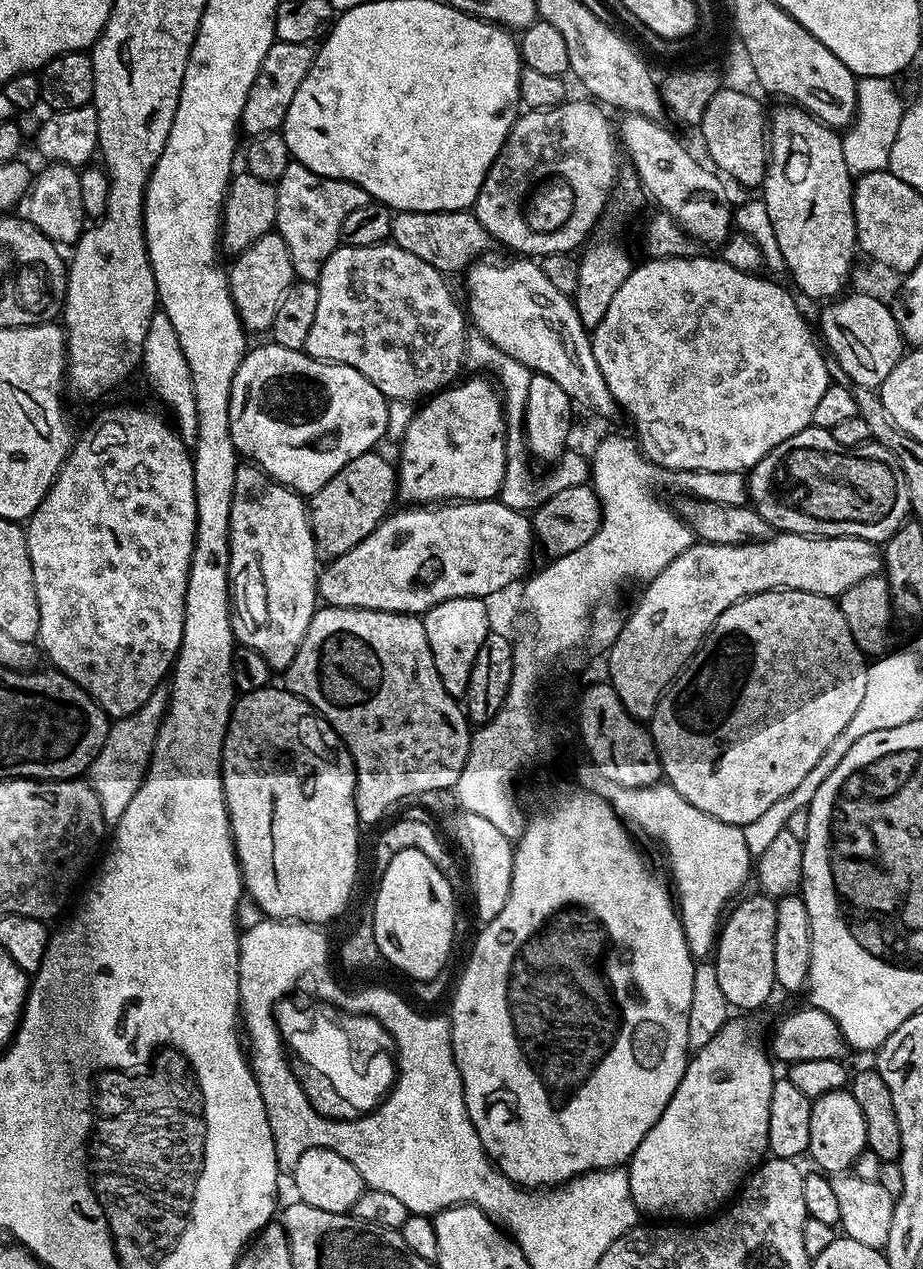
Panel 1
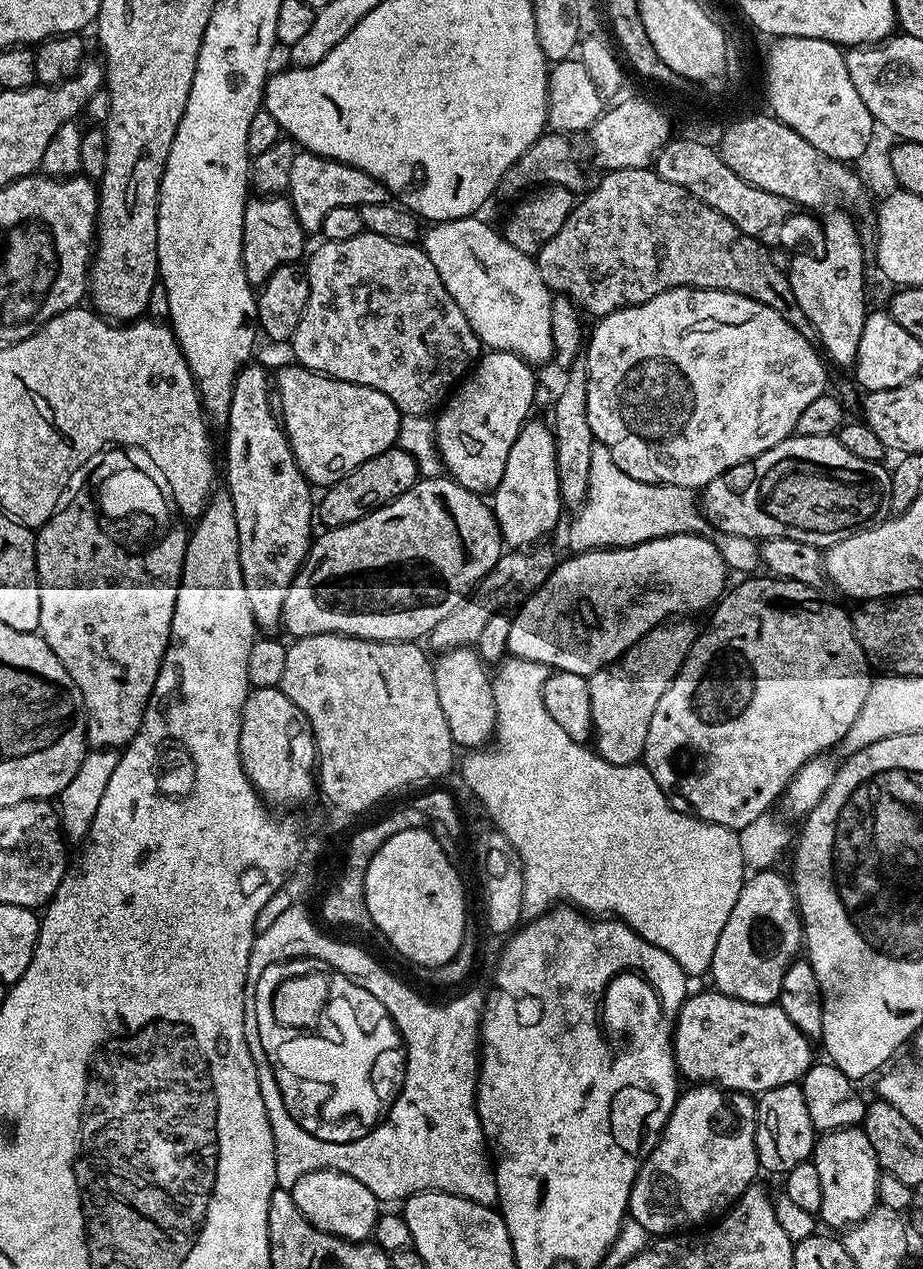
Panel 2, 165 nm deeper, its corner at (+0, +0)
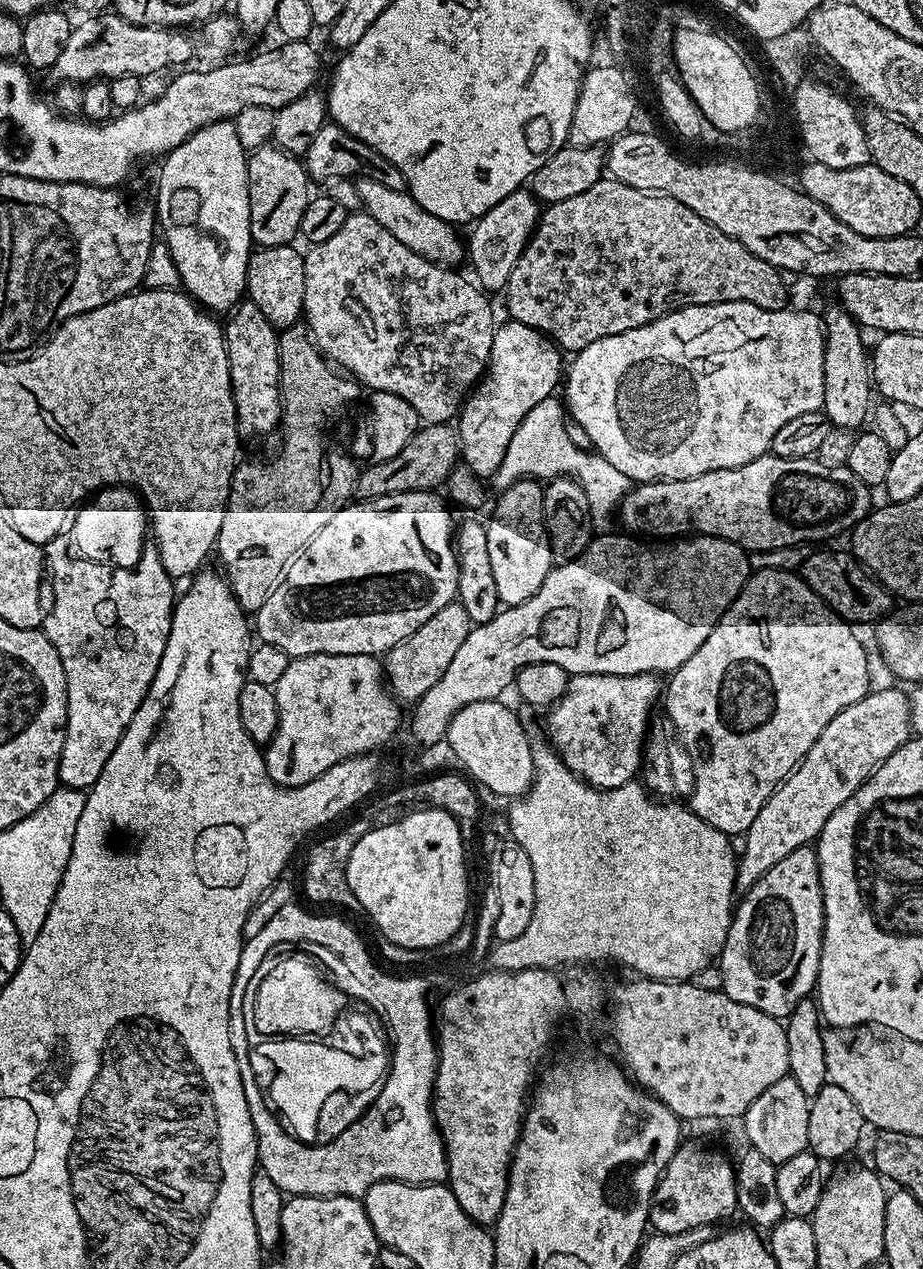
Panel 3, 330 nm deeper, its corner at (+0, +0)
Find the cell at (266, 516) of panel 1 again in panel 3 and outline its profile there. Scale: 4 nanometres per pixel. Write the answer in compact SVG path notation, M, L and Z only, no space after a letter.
M247 298L233 308L227 320L223 325L224 345L230 362L236 427L244 434L248 432L275 433L280 427L280 367L277 346L279 333L263 317L262 310L259 310L258 306Z

